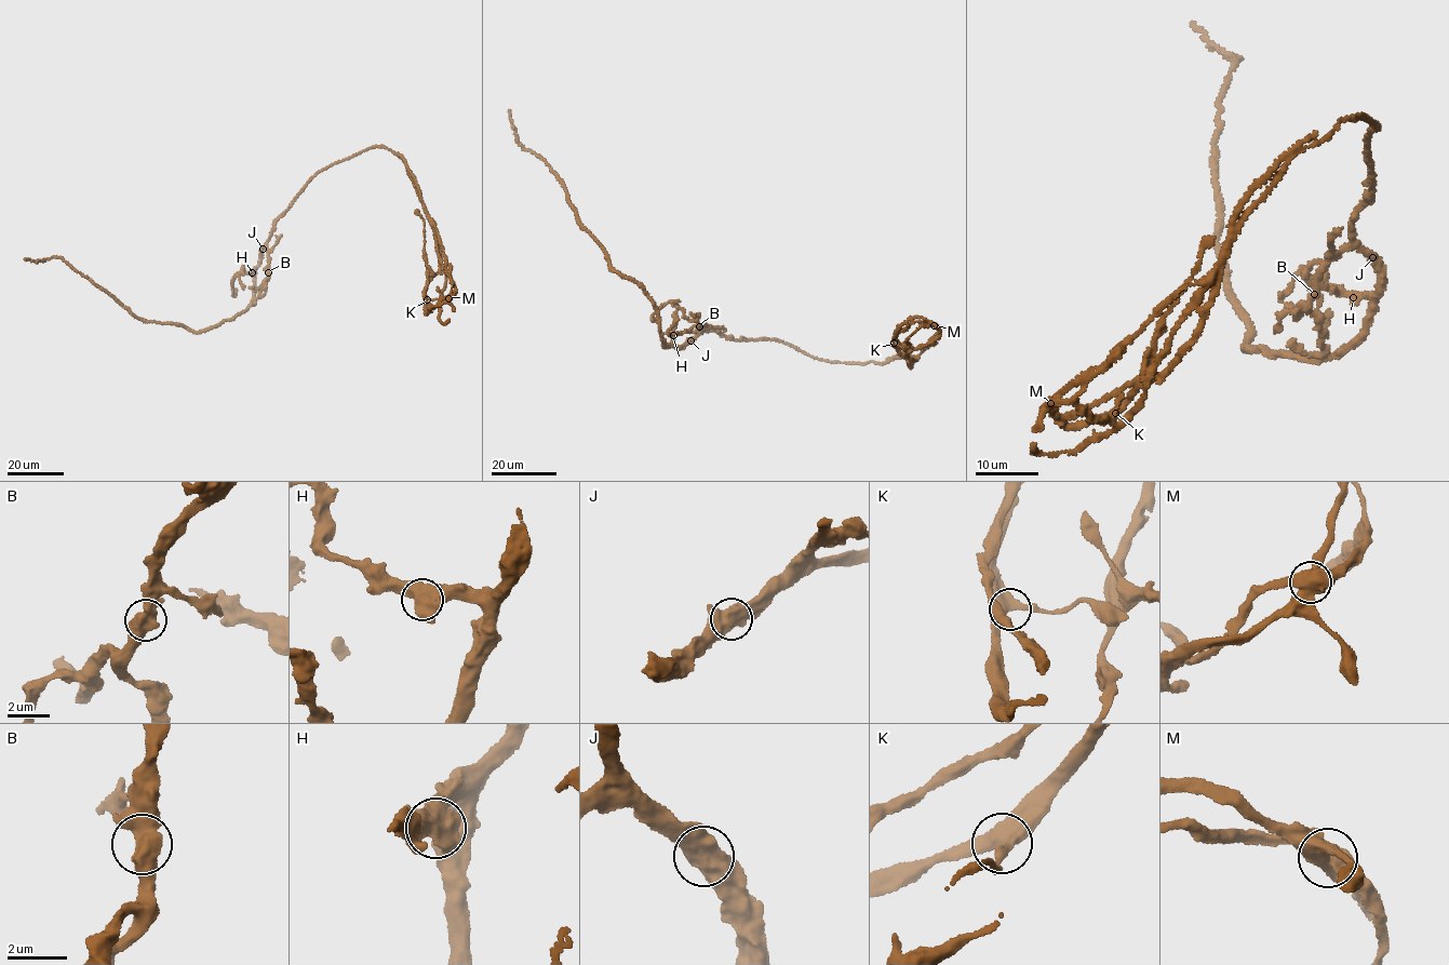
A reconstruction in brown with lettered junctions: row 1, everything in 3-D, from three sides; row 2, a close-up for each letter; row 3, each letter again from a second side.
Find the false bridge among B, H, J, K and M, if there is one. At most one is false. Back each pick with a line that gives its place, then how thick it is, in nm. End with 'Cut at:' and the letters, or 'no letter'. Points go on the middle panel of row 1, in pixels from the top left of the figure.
M: place (934, 325); calibre 600 nm
Cut at: M

